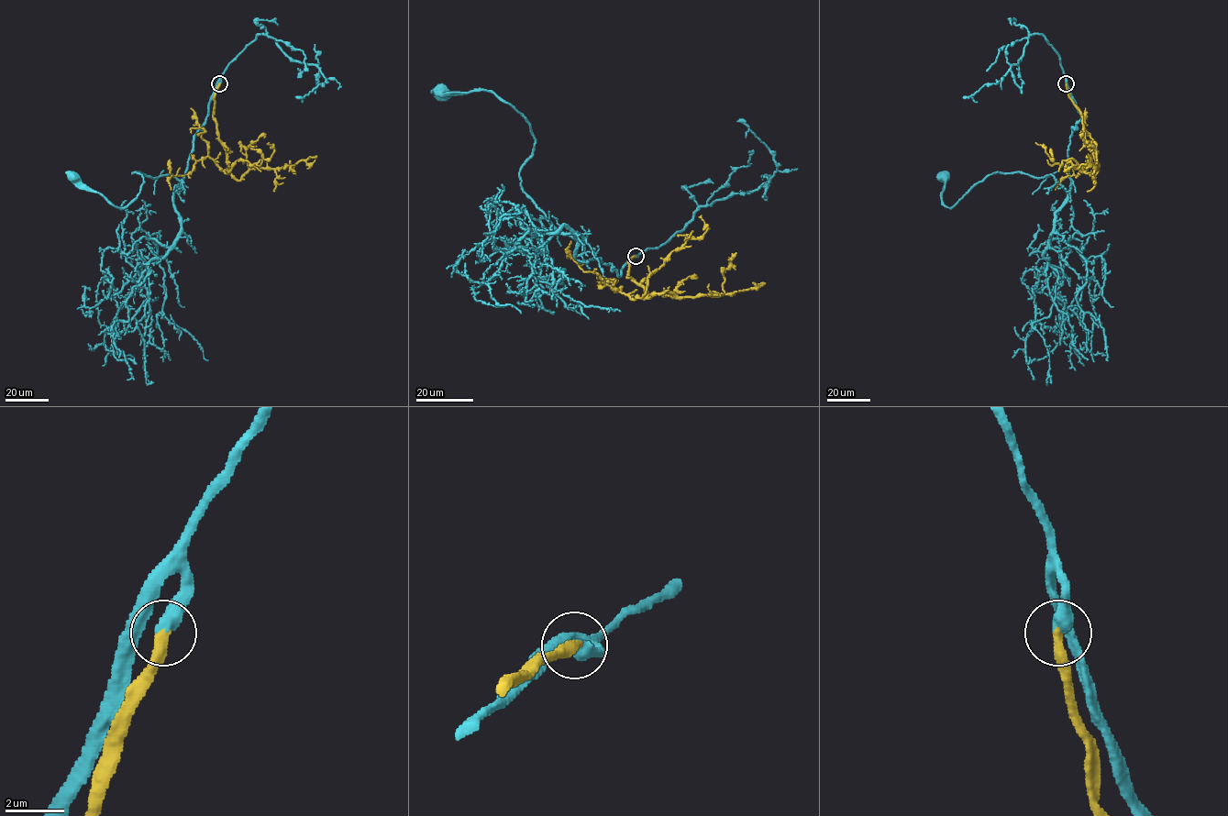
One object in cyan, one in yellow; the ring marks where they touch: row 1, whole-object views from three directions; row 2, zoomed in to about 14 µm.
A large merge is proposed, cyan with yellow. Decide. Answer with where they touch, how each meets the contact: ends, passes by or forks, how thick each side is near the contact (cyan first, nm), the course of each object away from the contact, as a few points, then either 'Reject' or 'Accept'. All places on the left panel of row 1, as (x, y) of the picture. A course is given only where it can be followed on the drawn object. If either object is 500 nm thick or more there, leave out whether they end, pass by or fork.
Place: (219, 83). Thickness 550 nm (cyan) against 400 nm. Course of cyan: (219, 83), (173, 192), (181, 182), (172, 175), (134, 171), (142, 175), (140, 192), (116, 207), (74, 177). Course of yellow: (219, 83), (213, 115), (226, 155), (225, 172), (239, 159), (253, 164), (269, 159), (273, 148), (269, 143). Accept

